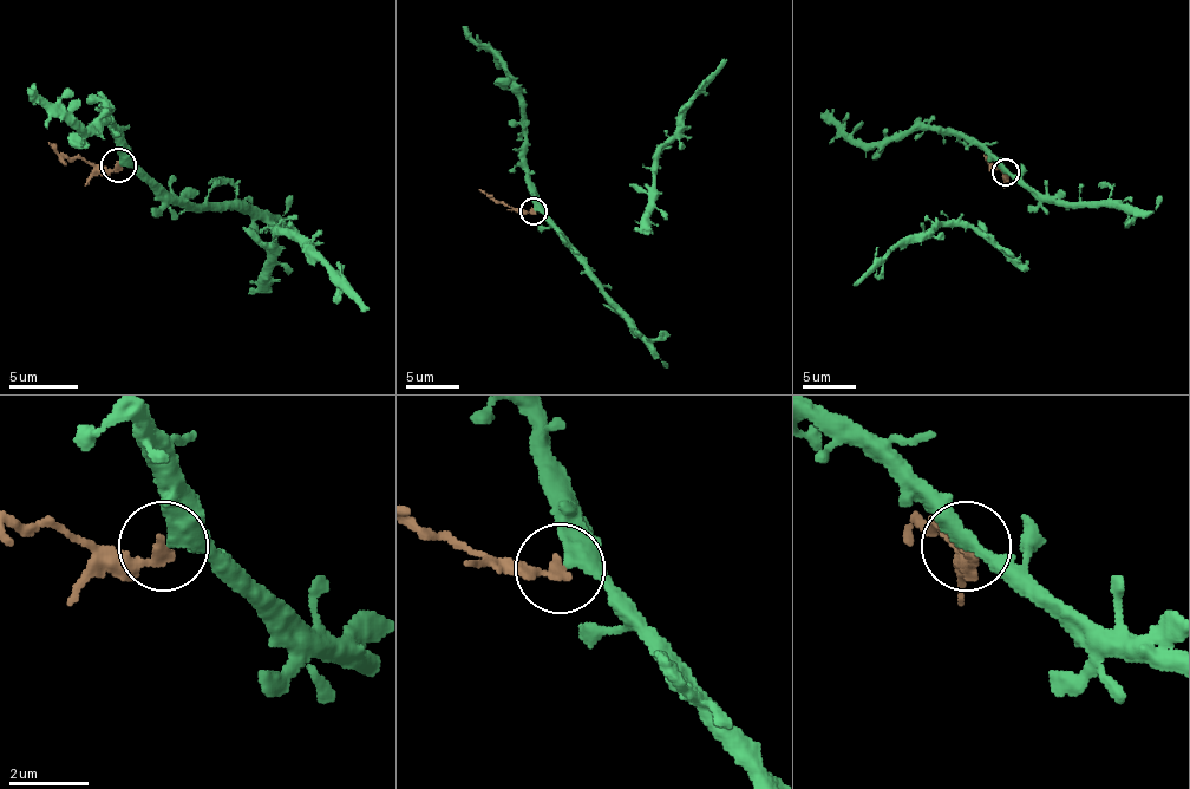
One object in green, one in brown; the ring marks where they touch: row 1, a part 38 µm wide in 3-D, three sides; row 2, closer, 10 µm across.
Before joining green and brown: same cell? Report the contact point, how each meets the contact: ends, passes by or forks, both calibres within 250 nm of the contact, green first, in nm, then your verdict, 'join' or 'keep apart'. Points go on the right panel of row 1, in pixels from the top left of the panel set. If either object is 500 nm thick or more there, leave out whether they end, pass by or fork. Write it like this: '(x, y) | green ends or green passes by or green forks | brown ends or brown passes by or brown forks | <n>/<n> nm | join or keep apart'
(1005, 171) | green passes by | brown ends | 320/260 nm | keep apart

